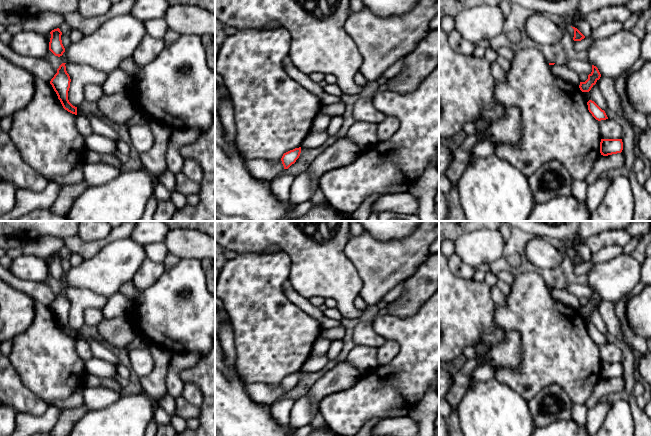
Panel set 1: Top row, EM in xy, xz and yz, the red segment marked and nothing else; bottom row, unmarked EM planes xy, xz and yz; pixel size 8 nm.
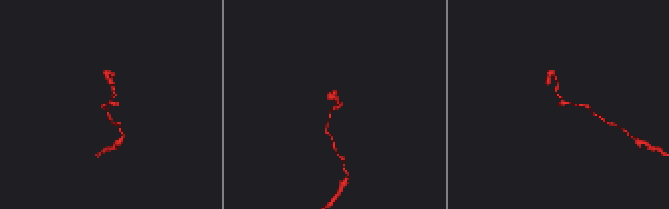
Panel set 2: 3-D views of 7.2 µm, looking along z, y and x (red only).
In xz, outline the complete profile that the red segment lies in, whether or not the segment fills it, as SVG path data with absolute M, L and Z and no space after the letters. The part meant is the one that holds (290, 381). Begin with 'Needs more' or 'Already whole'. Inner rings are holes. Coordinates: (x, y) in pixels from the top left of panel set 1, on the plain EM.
Already whole. M301 371L295 372L283 378L281 385L284 393L288 393L292 388L296 386L301 377Z

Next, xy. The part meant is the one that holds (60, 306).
Already whole. M62 287L57 293L57 297L51 303L50 308L56 316L63 332L68 336L77 339L77 331L73 330L68 324L68 315L70 312L70 300L66 295L66 287Z

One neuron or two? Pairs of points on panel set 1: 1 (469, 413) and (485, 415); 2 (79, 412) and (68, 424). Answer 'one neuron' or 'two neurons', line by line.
1: one neuron
2: one neuron

